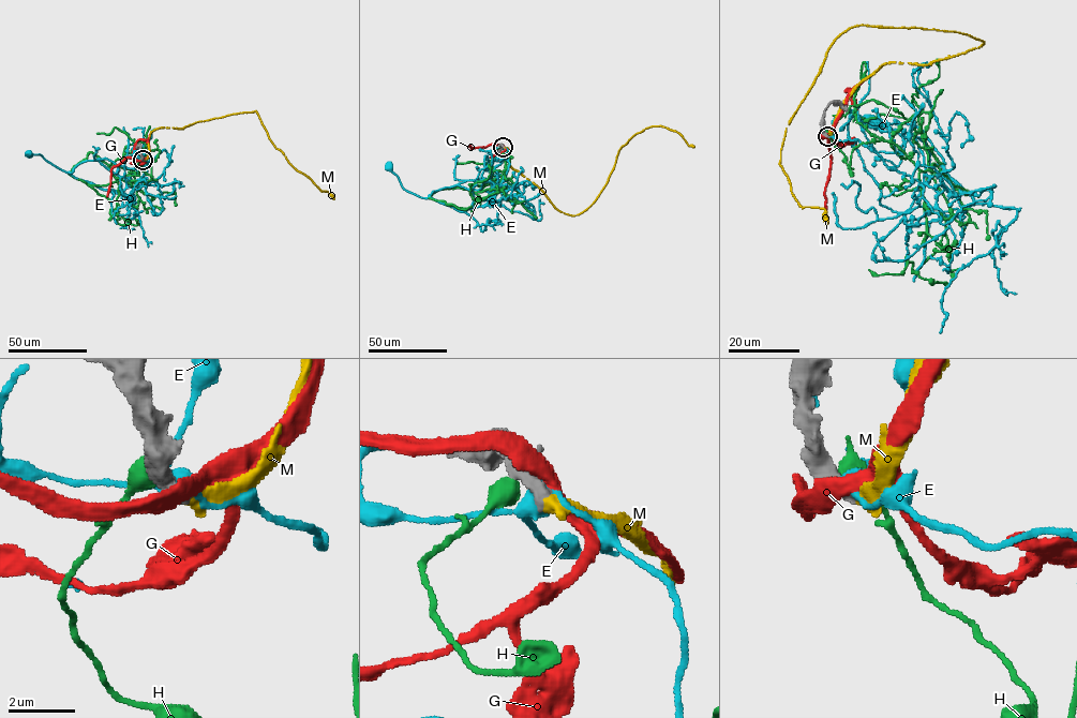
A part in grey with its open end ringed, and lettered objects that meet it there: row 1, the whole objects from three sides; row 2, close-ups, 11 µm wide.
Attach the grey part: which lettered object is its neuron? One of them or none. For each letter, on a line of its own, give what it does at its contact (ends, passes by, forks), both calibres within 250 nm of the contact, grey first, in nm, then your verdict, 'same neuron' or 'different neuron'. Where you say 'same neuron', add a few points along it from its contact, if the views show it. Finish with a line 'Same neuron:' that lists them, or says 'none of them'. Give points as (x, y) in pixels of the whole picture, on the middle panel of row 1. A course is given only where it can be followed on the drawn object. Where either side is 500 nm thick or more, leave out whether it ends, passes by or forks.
E: it forks; calibres 440 and 400 nm; different neuron
G: calibres 550 and 480 nm; different neuron
H: calibres 440 and 600 nm; different neuron
M: it ends; calibres 360 and 400 nm; same neuron; course (503, 147), (510, 166), (556, 209), (573, 215), (593, 203), (619, 150), (637, 133), (661, 125), (694, 146)
Same neuron: M

